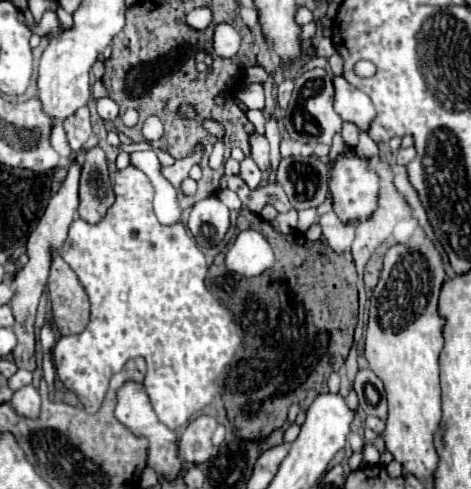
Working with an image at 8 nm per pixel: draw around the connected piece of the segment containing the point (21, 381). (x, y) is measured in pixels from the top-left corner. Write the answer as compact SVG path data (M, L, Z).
M18 370L18 372L8 380L8 388L10 388L10 390L18 390L18 388L30 384L30 382L32 382L32 374L30 374L28 370Z

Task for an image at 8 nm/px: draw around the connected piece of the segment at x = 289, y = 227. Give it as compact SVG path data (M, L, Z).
M290 210L288 214L278 214L274 220L272 220L272 226L286 234L286 232L292 232L296 228L296 222L298 222L298 212L296 210Z

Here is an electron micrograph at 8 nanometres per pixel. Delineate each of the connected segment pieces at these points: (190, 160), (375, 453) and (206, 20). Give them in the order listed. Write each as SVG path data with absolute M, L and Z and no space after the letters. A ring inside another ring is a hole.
M198 146L198 148L196 148L196 152L194 152L192 156L178 160L178 162L176 162L172 168L164 170L164 172L166 172L166 176L168 176L172 182L182 182L182 180L188 176L188 172L190 172L192 164L198 164L198 160L200 160L200 154L202 154L202 148Z
M366 445L367 447L365 451L363 452L363 460L361 463L361 468L365 466L366 464L368 465L376 465L379 464L380 462L380 452L377 450L377 448L373 445ZM375 447L375 449L373 448Z
M194 8L188 16L186 22L194 28L194 30L204 30L210 22L212 22L212 12L210 8Z

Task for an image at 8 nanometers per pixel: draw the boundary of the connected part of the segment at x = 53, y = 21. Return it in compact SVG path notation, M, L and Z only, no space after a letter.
M47 10L40 23L37 26L30 28L33 34L43 36L47 33L60 34L63 32L63 27L61 26L56 12Z

